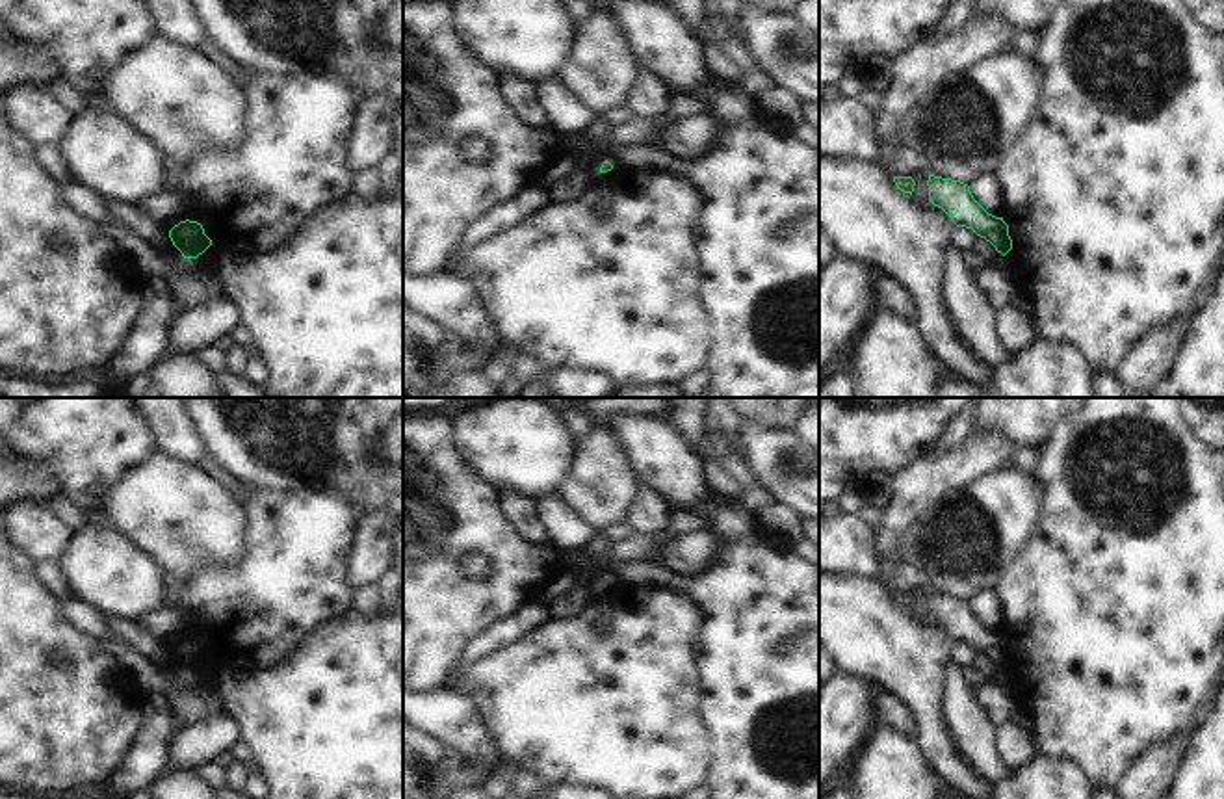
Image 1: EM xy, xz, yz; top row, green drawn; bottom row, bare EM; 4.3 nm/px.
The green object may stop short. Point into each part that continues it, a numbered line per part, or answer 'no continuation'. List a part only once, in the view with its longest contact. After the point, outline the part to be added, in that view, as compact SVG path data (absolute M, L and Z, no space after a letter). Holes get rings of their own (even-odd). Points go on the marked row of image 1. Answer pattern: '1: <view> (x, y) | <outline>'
no continuation

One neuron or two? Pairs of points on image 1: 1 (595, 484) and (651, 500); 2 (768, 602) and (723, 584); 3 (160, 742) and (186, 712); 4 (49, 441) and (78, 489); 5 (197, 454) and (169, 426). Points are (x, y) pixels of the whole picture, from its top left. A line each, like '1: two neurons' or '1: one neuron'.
1: two neurons
2: one neuron
3: two neurons
4: one neuron
5: one neuron

